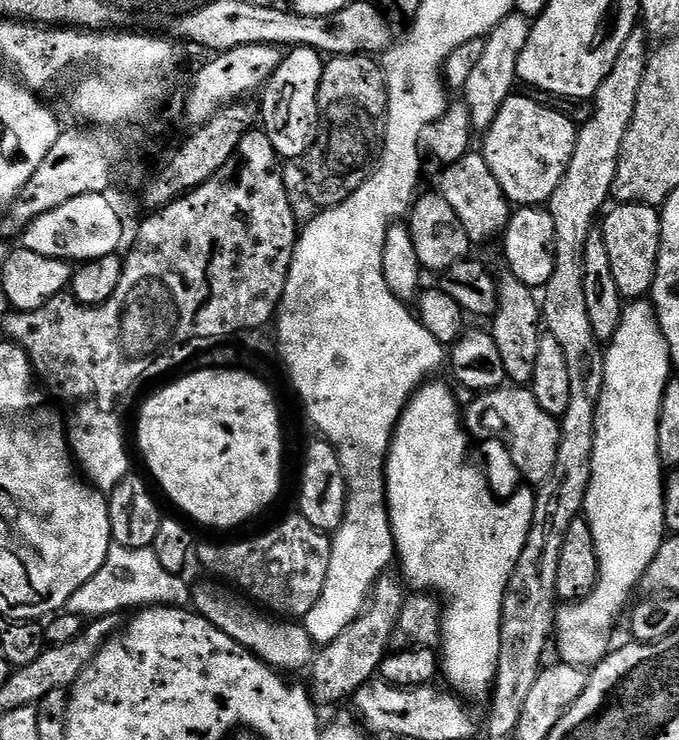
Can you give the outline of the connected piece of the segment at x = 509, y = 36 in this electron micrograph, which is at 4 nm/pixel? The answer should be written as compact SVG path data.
M512 11L494 30L489 32L484 40L482 59L478 62L478 67L470 73L470 79L466 81L466 86L462 89L462 102L470 106L470 118L472 127L477 133L483 134L498 118L498 110L513 95L517 87L518 58L522 58L522 50L526 50L526 42L532 33L533 21L529 17L522 15L518 11Z

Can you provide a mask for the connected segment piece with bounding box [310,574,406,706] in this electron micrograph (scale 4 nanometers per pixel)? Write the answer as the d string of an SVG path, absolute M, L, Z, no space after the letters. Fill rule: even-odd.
M392 574L381 576L372 588L370 603L363 614L347 630L338 634L334 642L323 645L315 653L310 665L310 673L312 672L310 691L317 705L340 704L347 696L348 699L355 697L357 690L379 673L380 666L393 643L398 618L402 614L406 599L405 585L397 580Z

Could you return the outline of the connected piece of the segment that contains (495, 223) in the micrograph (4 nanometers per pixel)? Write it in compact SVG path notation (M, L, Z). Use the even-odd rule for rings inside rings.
M476 150L467 152L457 164L447 165L441 172L444 173L440 176L439 194L442 198L446 198L446 202L450 202L450 207L454 210L454 214L458 214L469 241L473 245L488 244L495 236L496 239L503 237L504 231L508 228L508 219L512 217L514 208L513 205L508 203L502 186L498 186L498 178L494 178L493 172L490 171L490 166L486 166L486 158L483 154Z

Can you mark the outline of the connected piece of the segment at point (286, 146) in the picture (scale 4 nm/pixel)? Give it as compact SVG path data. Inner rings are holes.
M292 48L262 89L262 130L270 138L270 146L274 146L281 161L299 161L314 146L316 136L320 133L318 90L325 63L325 57L313 48Z

